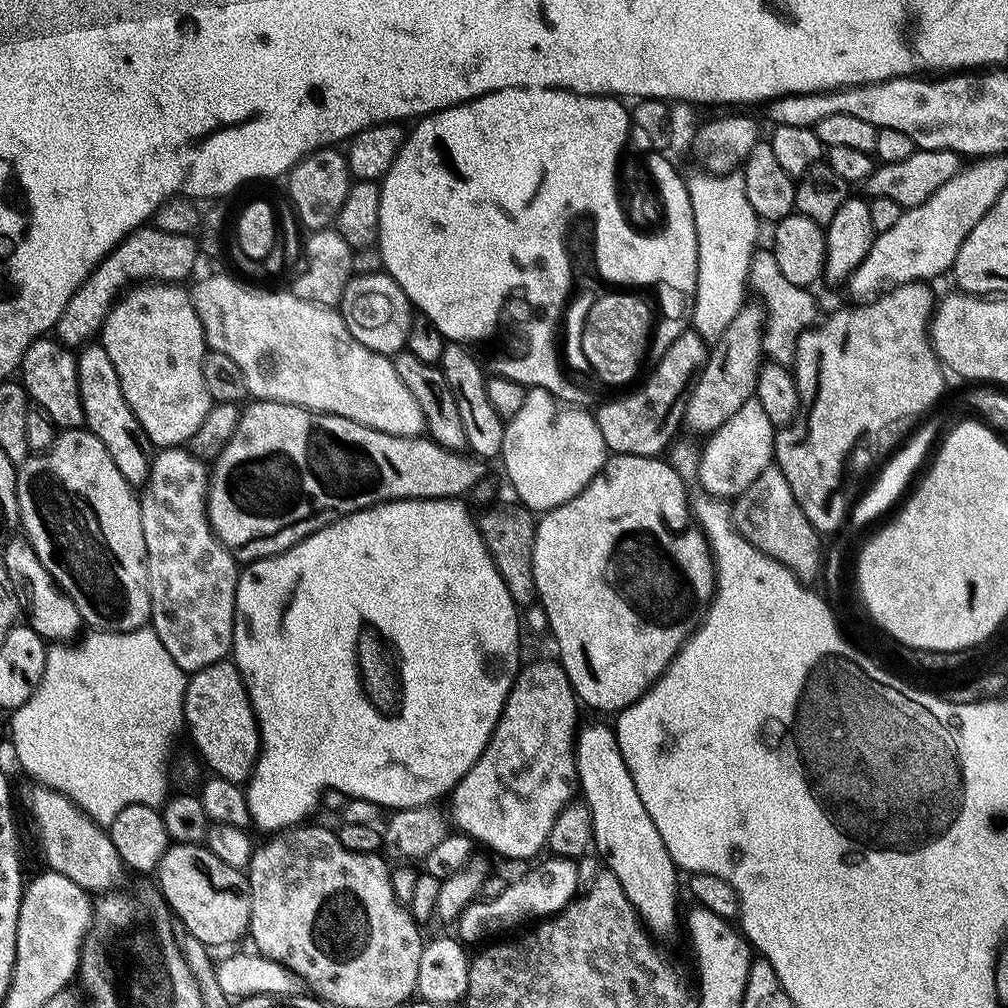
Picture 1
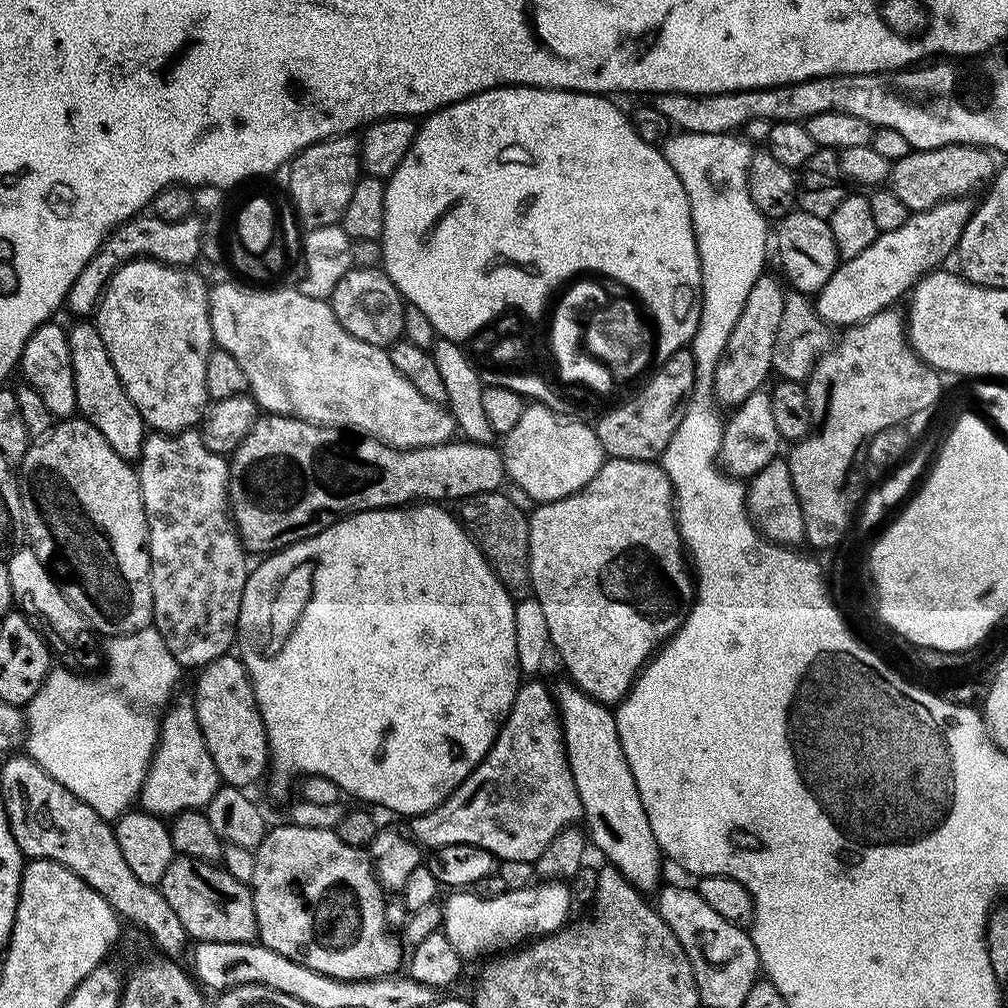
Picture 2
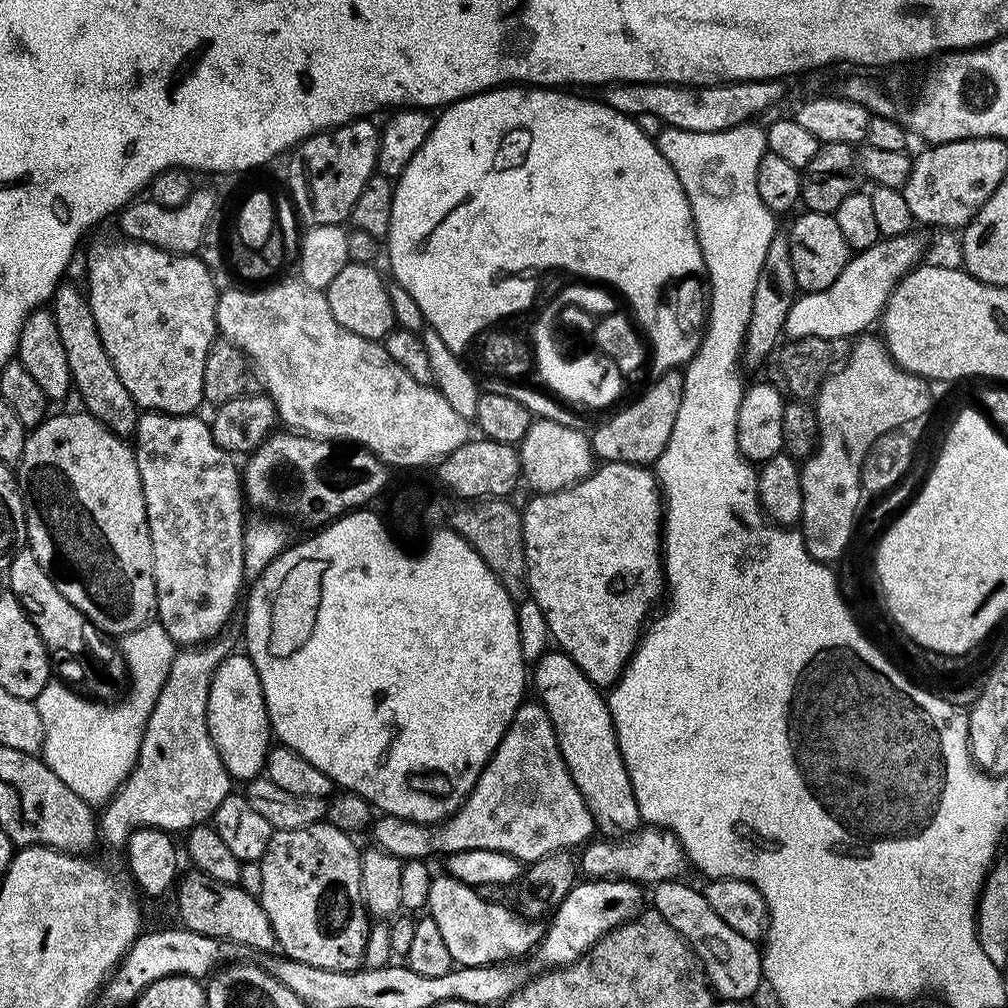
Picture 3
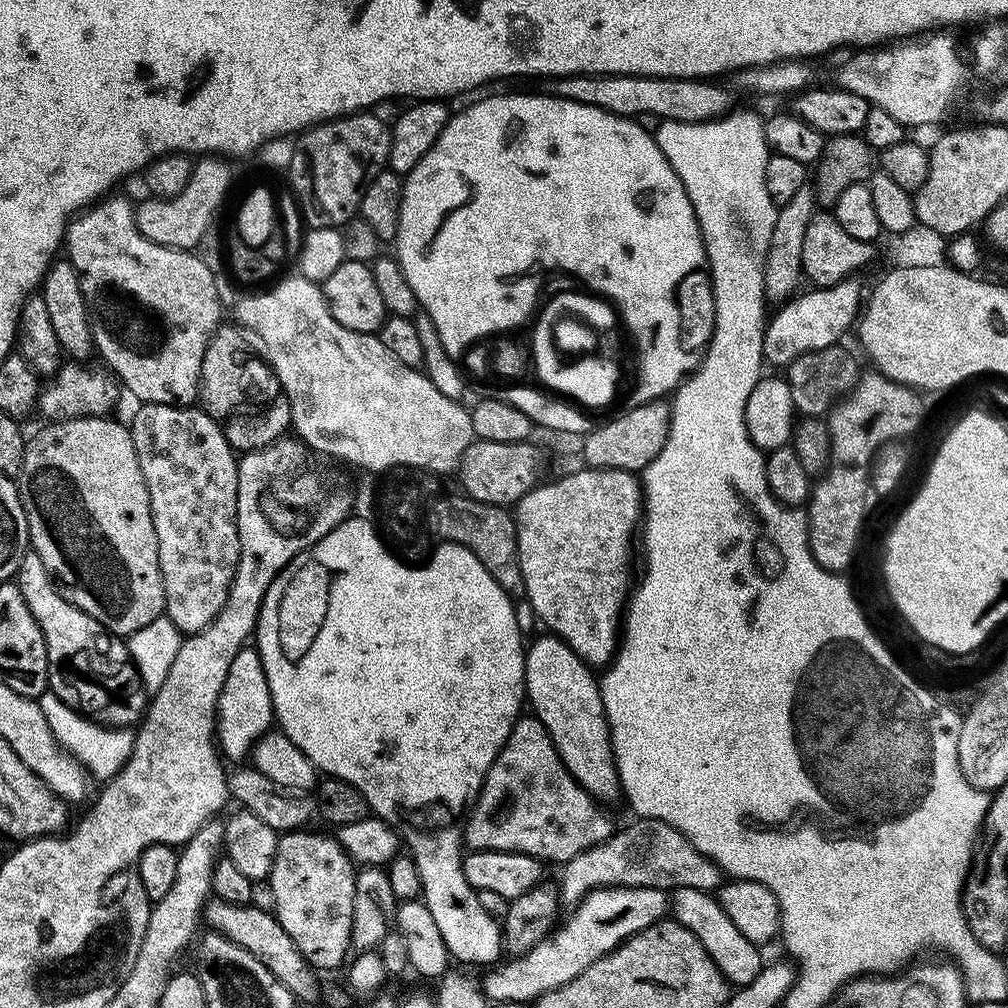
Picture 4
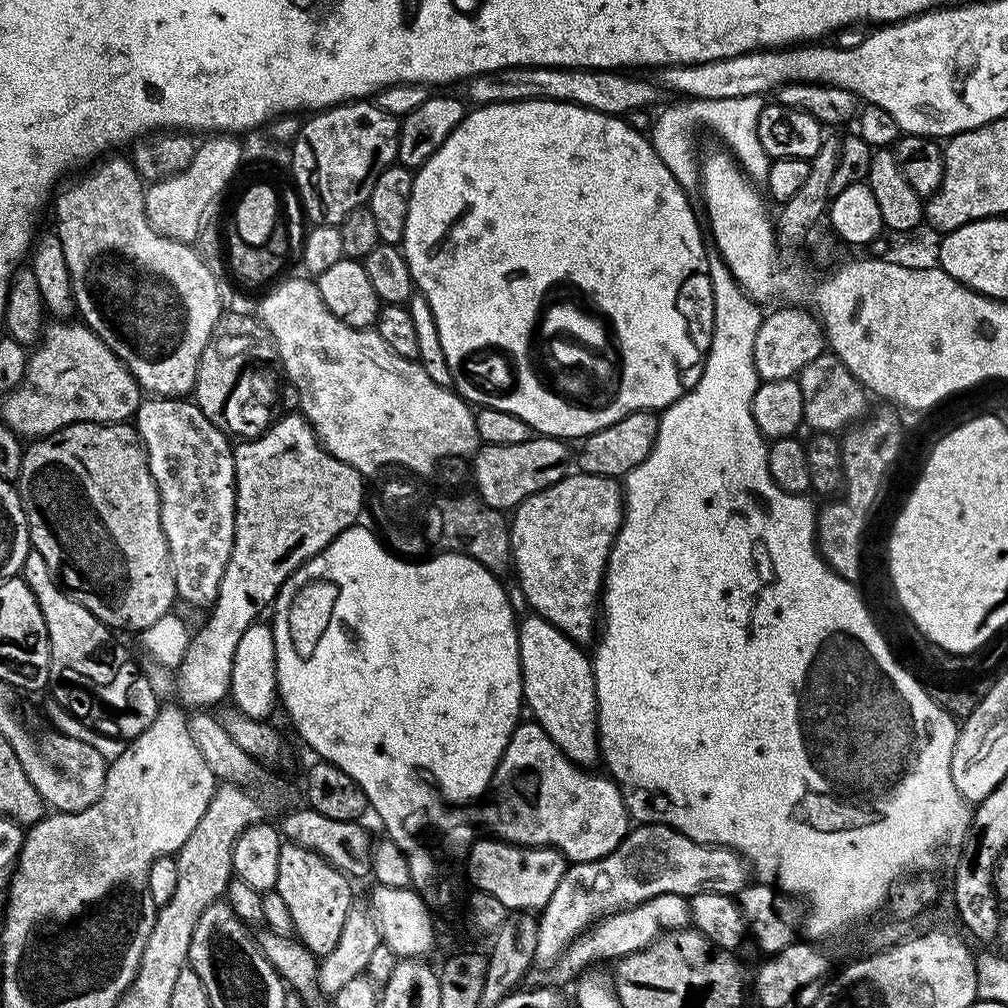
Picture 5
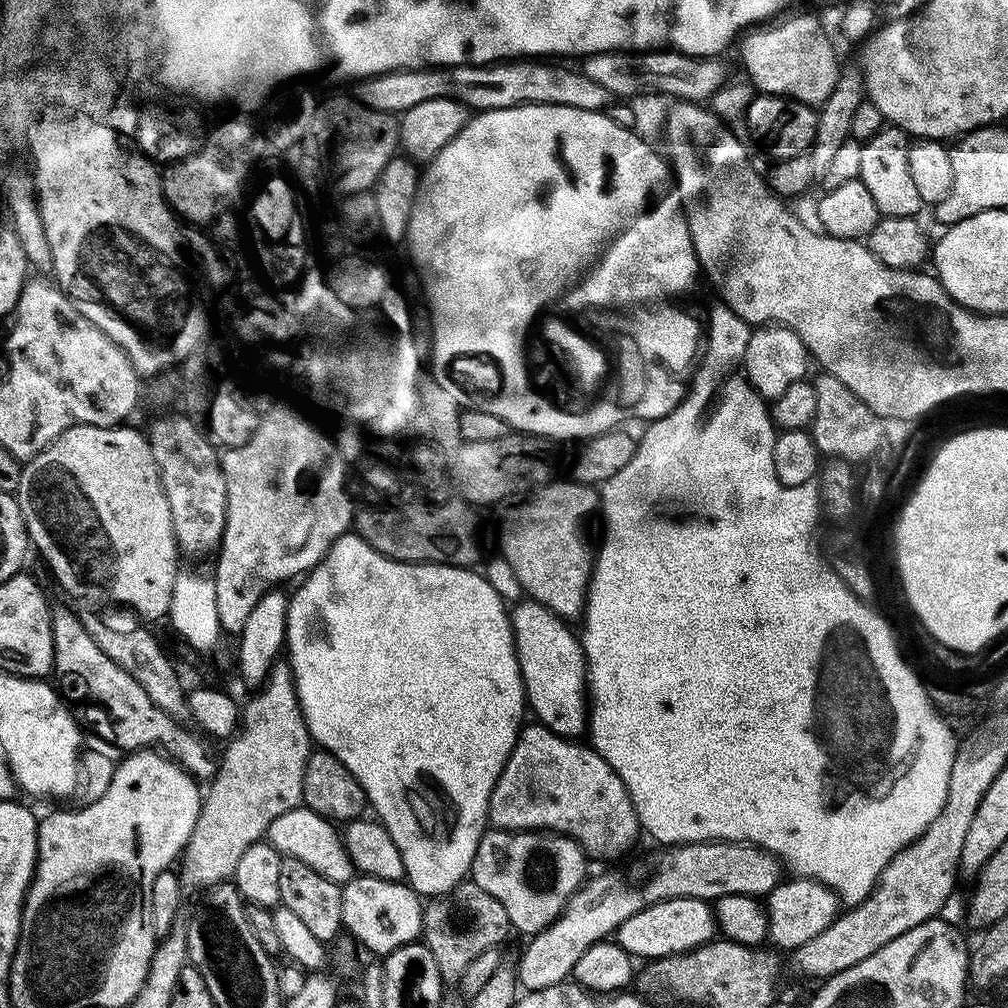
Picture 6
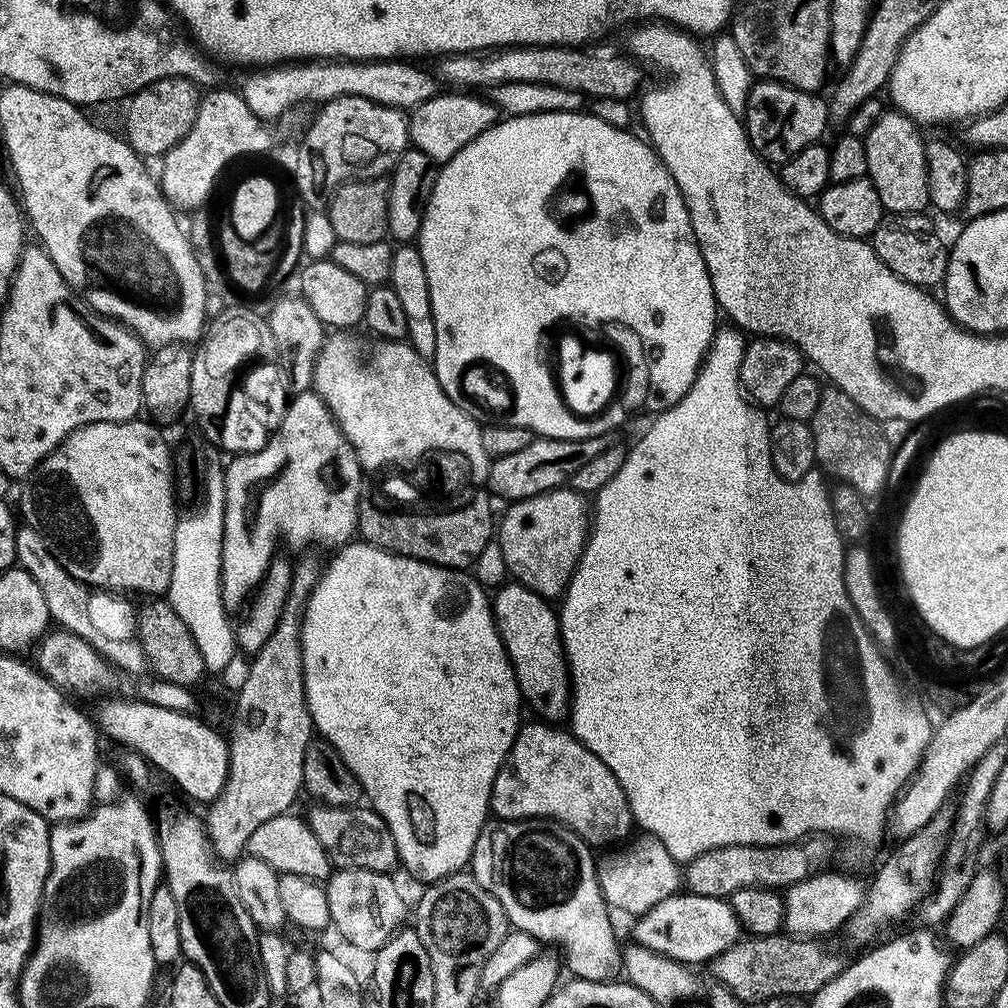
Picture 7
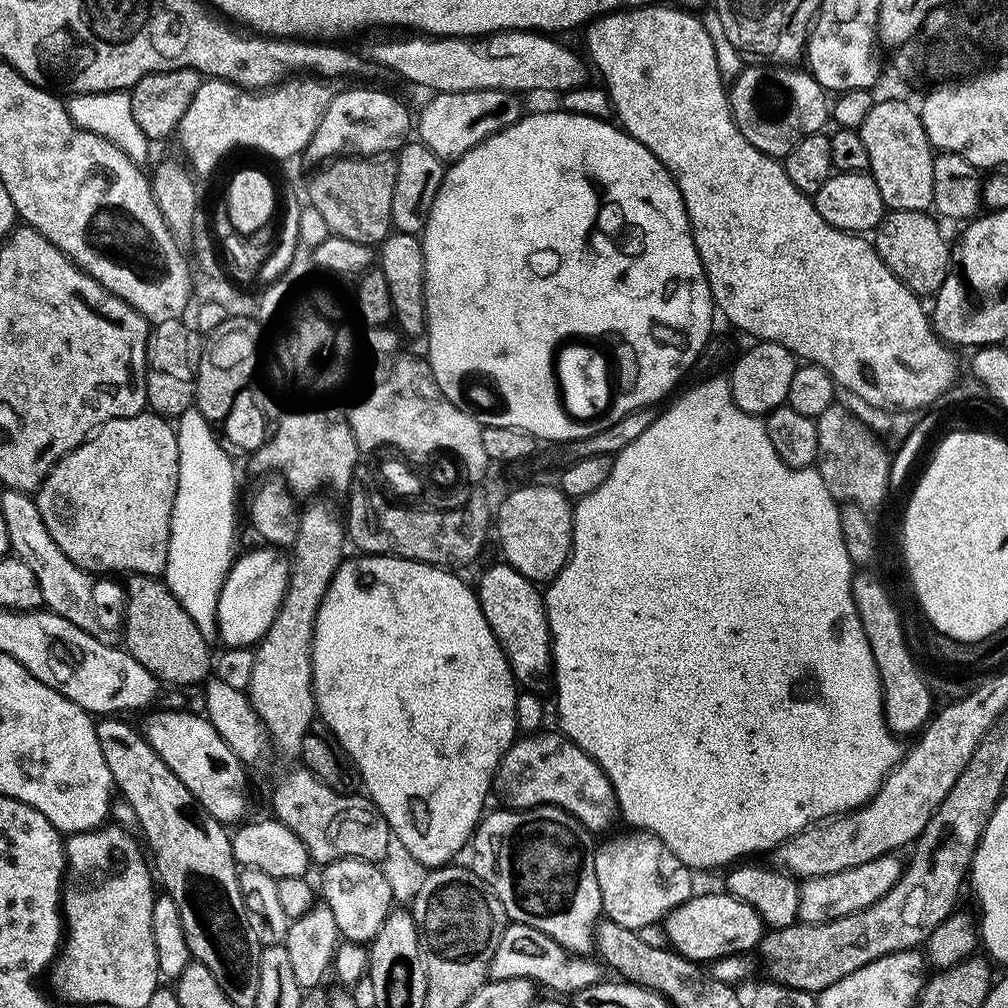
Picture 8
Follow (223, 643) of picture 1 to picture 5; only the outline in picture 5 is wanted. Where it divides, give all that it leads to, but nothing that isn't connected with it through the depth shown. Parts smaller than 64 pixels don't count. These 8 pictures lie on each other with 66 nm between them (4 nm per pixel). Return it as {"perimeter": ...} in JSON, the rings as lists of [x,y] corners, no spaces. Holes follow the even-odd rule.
{"perimeter":[[[152,396],[141,399],[136,407],[134,427],[148,456],[148,469],[157,486],[161,506],[161,526],[168,543],[168,557],[174,586],[181,601],[207,609],[218,598],[218,586],[226,570],[228,549],[234,542],[236,517],[236,453],[219,424],[210,422],[188,398]]]}

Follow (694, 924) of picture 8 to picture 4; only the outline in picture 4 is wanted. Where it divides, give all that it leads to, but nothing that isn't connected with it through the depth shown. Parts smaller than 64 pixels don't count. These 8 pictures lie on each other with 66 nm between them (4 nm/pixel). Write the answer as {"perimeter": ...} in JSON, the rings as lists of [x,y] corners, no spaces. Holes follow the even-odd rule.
{"perimeter":[[[596,888],[593,892],[587,892],[583,900],[569,911],[572,913],[569,914],[568,921],[561,928],[559,925],[555,931],[539,940],[529,952],[509,959],[507,961],[509,964],[502,965],[501,963],[485,971],[488,973],[484,976],[484,984],[482,980],[482,991],[489,1001],[497,1000],[500,1004],[518,1004],[522,1000],[531,1002],[536,997],[544,996],[550,990],[578,978],[578,974],[582,974],[586,966],[598,962],[598,958],[614,951],[622,941],[636,936],[642,930],[649,928],[651,924],[665,919],[669,908],[670,896],[663,888]]]}

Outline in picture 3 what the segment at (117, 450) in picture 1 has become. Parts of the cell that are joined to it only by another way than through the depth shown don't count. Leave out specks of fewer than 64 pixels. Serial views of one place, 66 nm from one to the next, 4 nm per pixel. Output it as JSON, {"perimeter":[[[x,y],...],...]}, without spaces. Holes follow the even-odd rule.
{"perimeter":[[[61,282],[50,301],[50,311],[58,326],[58,338],[62,338],[62,350],[66,350],[66,362],[70,362],[70,374],[75,395],[80,395],[83,411],[92,415],[102,426],[106,426],[116,436],[131,437],[136,430],[138,409],[130,398],[130,390],[122,386],[114,362],[98,338],[98,325],[94,323],[94,314],[88,305],[85,291],[76,284]]]}

